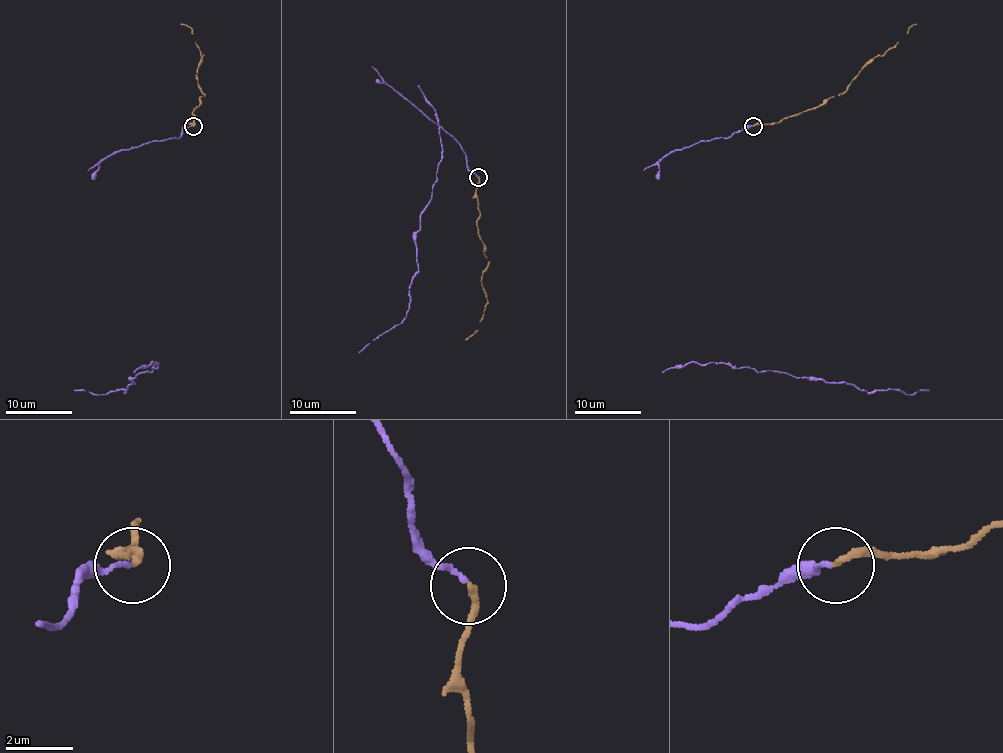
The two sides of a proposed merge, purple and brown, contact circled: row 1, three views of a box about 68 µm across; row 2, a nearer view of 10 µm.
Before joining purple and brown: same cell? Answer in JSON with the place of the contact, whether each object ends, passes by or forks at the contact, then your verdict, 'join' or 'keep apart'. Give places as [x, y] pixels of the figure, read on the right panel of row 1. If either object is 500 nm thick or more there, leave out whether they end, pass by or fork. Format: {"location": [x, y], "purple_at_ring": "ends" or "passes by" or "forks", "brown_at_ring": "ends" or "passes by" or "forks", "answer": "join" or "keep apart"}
{"location": [753, 126], "purple_at_ring": "ends", "brown_at_ring": "ends", "answer": "join"}

